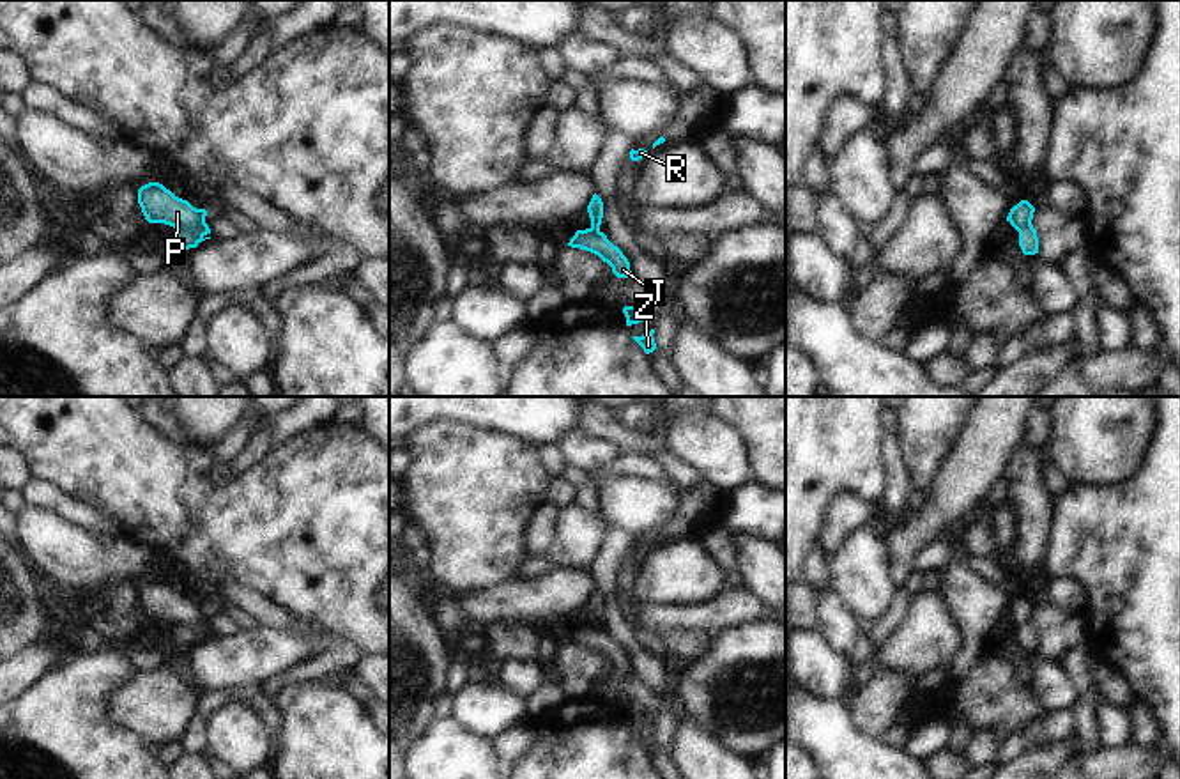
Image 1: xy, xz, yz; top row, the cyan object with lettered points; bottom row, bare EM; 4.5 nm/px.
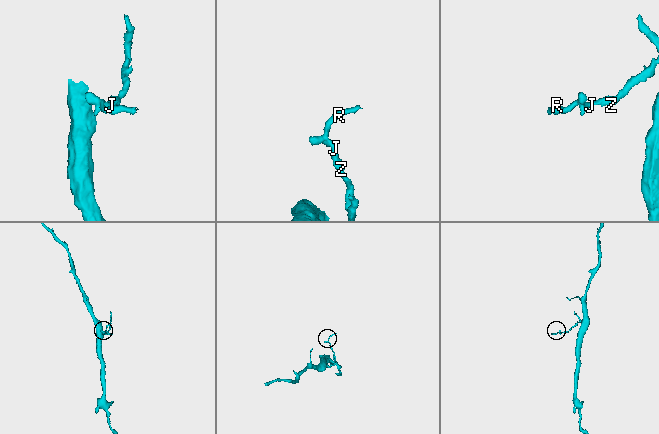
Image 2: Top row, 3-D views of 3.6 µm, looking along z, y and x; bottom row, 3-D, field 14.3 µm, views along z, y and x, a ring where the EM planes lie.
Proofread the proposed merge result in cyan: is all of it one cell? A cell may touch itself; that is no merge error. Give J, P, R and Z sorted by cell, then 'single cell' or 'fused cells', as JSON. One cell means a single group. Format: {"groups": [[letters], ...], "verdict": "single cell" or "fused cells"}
{"groups": [["J", "Z"], ["P", "R"]], "verdict": "fused cells"}

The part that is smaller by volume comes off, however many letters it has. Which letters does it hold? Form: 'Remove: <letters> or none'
Remove: P, R.

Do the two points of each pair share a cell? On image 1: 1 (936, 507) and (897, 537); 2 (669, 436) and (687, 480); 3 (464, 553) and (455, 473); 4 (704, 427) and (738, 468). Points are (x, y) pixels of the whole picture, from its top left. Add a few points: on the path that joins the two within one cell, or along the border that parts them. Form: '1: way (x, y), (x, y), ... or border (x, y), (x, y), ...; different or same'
1: way (927, 516), (906, 537); same
2: border (657, 436), (664, 448), (687, 462), (703, 480); different
3: way (464, 533), (464, 493); same
4: way (708, 438), (727, 457); same

